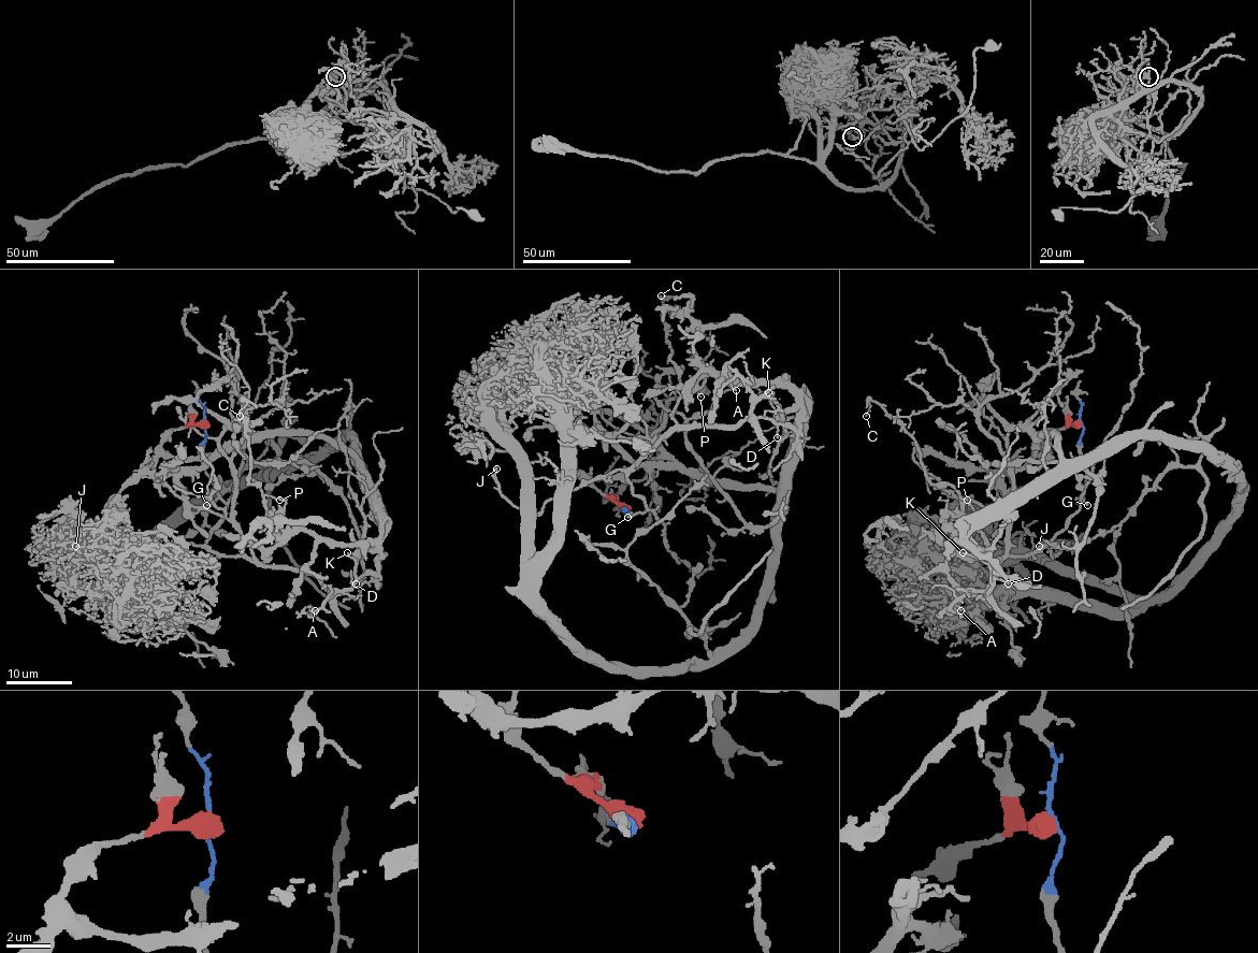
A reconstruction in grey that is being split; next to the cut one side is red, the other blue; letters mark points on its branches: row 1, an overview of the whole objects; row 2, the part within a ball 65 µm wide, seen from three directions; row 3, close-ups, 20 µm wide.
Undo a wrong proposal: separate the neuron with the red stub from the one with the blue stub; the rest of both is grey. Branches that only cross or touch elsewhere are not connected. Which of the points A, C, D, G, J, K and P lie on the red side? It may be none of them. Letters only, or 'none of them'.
none of them

